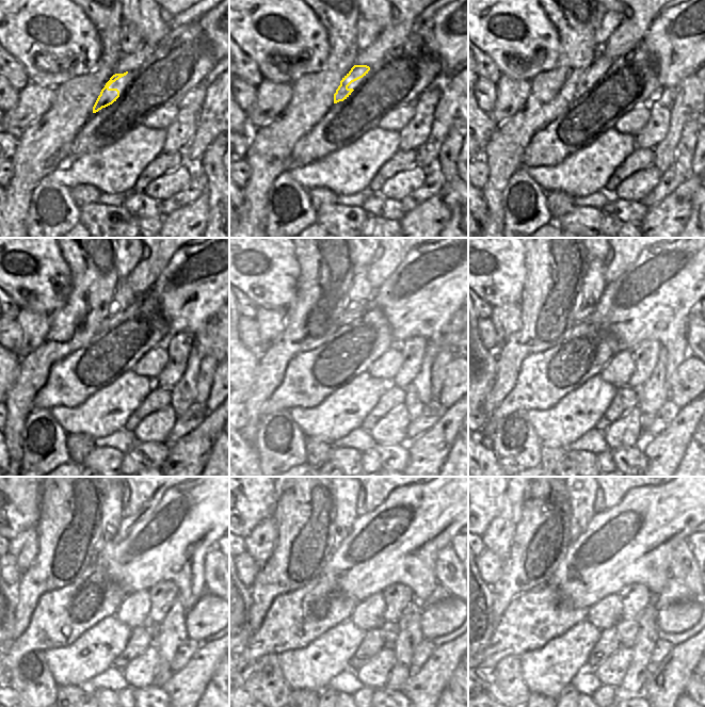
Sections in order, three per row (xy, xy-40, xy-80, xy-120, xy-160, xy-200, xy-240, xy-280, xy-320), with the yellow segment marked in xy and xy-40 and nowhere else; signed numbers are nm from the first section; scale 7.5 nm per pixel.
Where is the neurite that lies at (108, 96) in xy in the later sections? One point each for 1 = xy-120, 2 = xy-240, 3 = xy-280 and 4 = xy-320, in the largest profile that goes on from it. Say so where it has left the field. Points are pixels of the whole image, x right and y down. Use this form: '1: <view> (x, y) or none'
1: xy-120 (124, 296)
2: xy-240 (112, 510)
3: xy-280 (346, 498)
4: xy-320 (581, 498)

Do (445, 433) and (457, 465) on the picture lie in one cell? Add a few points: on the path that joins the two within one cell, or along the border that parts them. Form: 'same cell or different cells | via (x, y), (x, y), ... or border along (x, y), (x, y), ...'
different cells | border along (457, 436), (447, 460), (442, 465)

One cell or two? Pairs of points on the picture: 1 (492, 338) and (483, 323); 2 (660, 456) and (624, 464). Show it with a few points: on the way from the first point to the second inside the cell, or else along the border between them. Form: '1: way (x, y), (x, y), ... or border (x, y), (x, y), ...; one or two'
1: way (489, 335), (485, 326); one
2: border (642, 445), (642, 451), (647, 465); two

